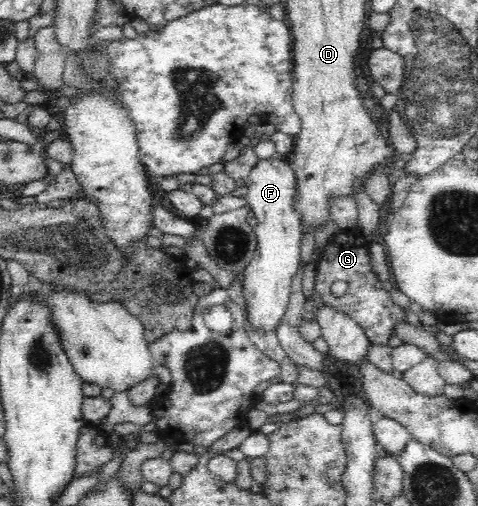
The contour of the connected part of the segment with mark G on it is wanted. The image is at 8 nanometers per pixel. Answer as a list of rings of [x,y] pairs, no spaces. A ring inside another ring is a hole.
[[[341,232],[333,240],[329,240],[325,252],[322,252],[321,260],[317,264],[317,280],[314,289],[319,292],[323,305],[333,310],[347,314],[355,321],[373,345],[387,345],[391,334],[394,334],[394,326],[399,321],[405,321],[405,308],[397,306],[390,298],[390,292],[383,290],[383,284],[371,267],[371,256],[369,256],[369,244],[359,232]],[[333,282],[347,282],[348,288],[344,296],[333,296],[331,285]]]

